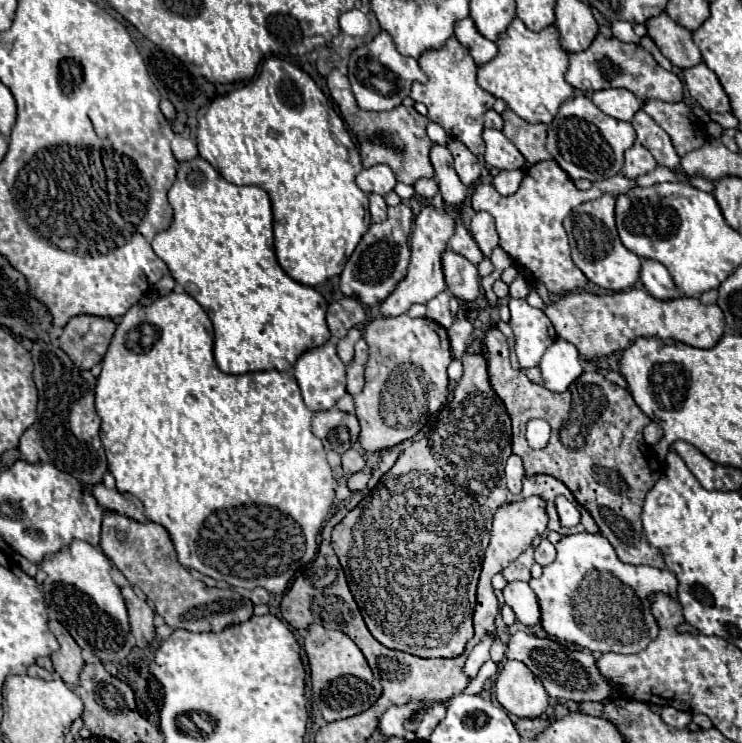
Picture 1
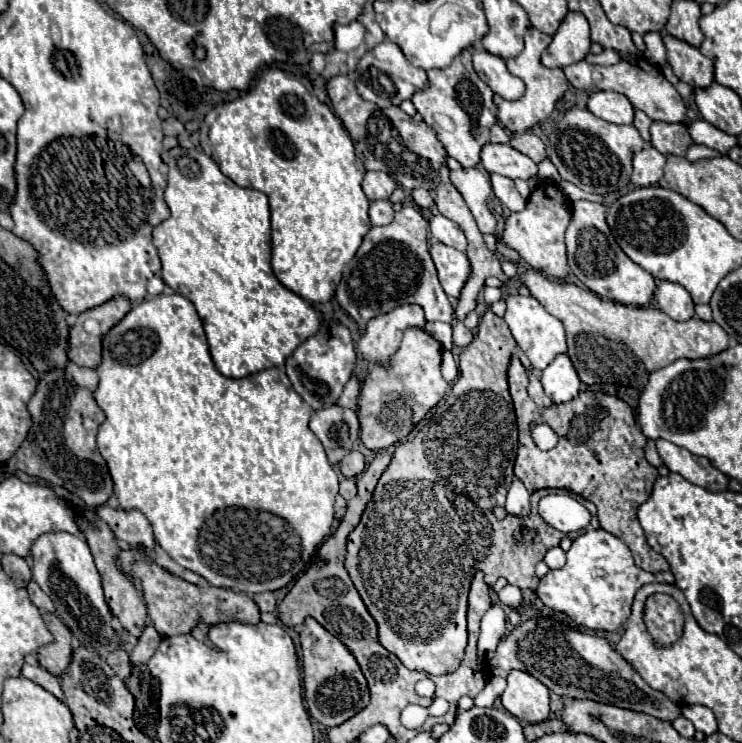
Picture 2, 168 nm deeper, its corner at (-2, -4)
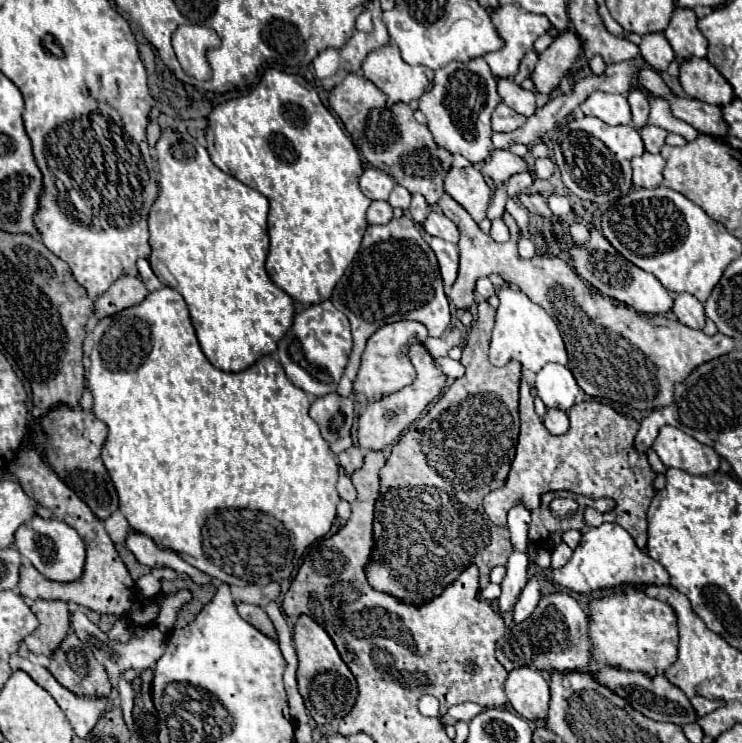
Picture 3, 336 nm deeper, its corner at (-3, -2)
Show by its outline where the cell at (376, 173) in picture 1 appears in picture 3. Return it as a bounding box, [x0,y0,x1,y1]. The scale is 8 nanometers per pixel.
[359,168,395,200]

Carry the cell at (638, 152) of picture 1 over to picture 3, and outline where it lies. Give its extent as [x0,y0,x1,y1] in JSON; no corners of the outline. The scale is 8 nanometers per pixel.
[631,152,665,188]

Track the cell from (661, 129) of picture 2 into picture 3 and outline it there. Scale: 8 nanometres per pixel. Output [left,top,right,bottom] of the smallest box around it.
[639,126,667,154]

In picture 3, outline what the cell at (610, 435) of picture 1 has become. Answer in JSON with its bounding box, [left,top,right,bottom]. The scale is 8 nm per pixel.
[483,380,655,550]

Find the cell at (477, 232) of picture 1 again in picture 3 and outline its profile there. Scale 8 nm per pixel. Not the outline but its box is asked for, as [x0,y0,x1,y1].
[444,168,491,222]

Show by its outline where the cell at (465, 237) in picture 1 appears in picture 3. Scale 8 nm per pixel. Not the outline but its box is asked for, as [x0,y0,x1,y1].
[423,210,459,244]

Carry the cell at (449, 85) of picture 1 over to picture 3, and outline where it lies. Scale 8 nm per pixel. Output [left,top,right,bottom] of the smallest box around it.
[419,58,501,164]

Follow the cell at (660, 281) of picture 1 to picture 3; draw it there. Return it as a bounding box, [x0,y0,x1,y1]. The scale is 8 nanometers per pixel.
[673,294,705,330]

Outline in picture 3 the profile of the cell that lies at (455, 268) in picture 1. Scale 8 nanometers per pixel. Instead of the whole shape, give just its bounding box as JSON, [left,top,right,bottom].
[429,238,459,292]

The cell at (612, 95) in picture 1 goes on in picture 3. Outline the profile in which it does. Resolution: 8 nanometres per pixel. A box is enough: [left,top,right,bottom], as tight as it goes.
[583,92,631,126]

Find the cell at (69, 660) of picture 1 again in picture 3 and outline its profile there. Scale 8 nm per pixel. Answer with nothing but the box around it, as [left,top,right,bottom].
[25,600,69,656]

